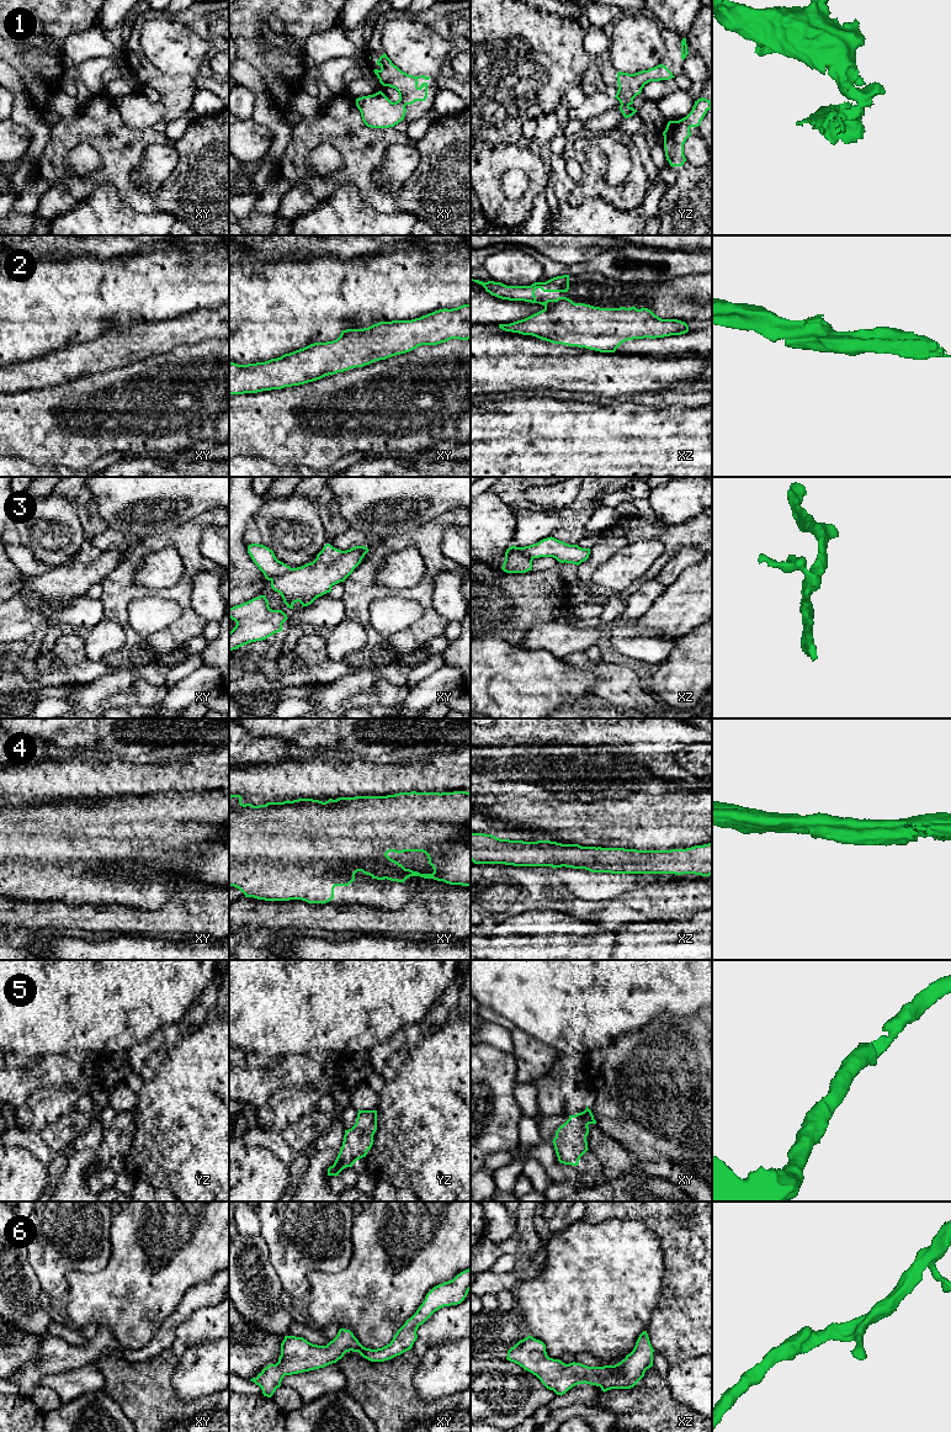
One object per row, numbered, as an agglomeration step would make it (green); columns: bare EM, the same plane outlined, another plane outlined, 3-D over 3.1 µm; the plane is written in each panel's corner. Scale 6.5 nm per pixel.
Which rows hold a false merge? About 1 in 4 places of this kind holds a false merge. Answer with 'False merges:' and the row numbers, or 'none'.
False merges: 1, 3

